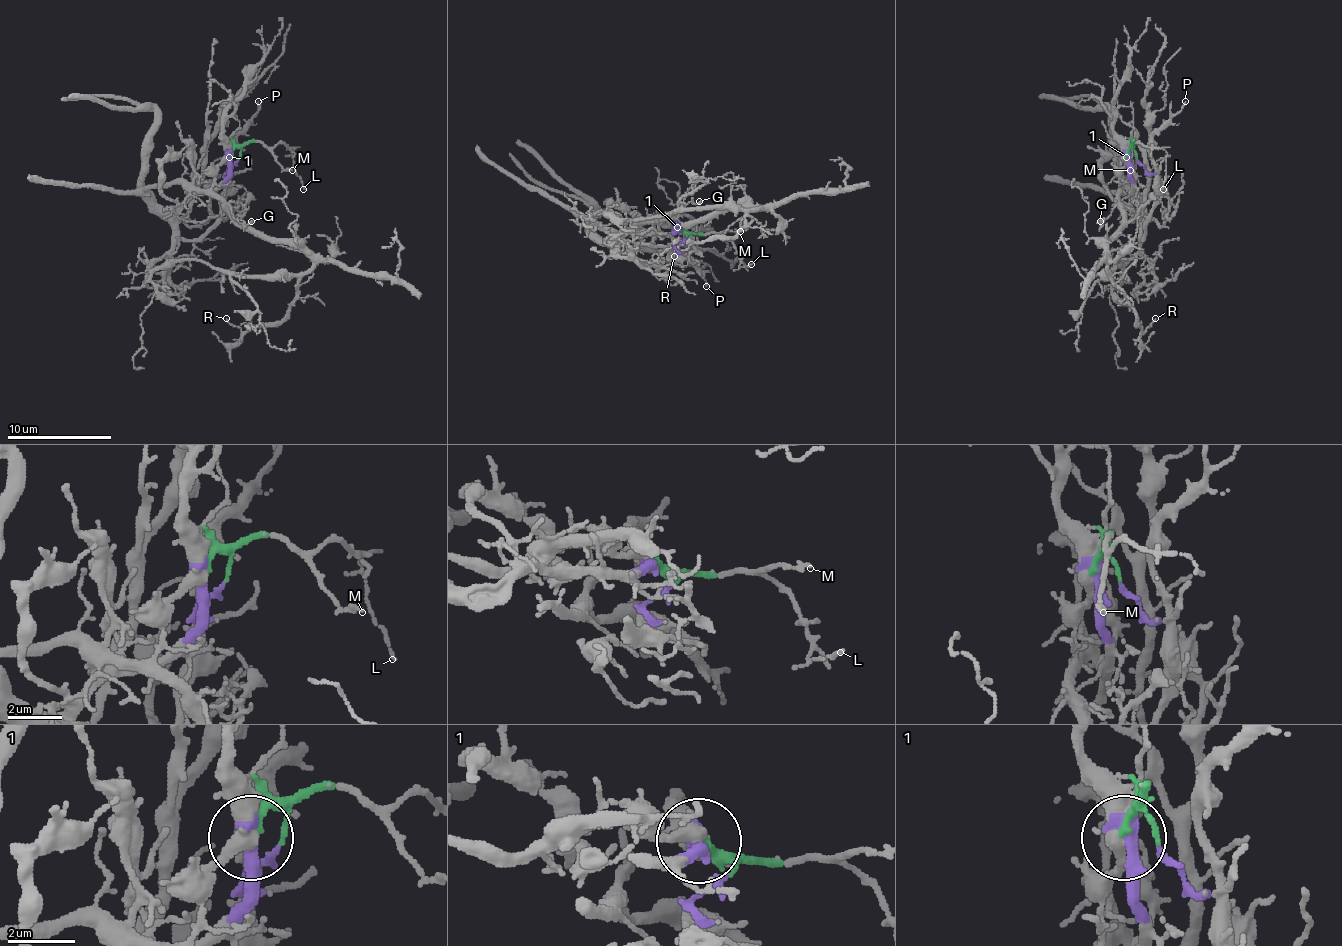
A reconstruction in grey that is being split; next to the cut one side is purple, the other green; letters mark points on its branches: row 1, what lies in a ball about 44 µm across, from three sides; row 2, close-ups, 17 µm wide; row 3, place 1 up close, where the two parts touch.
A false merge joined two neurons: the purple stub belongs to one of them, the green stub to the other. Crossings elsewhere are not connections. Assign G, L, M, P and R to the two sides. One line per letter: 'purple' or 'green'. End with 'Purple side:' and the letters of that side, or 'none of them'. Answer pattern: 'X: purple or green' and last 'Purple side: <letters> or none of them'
G: green
L: green
M: green
P: purple
R: green
Purple side: P

